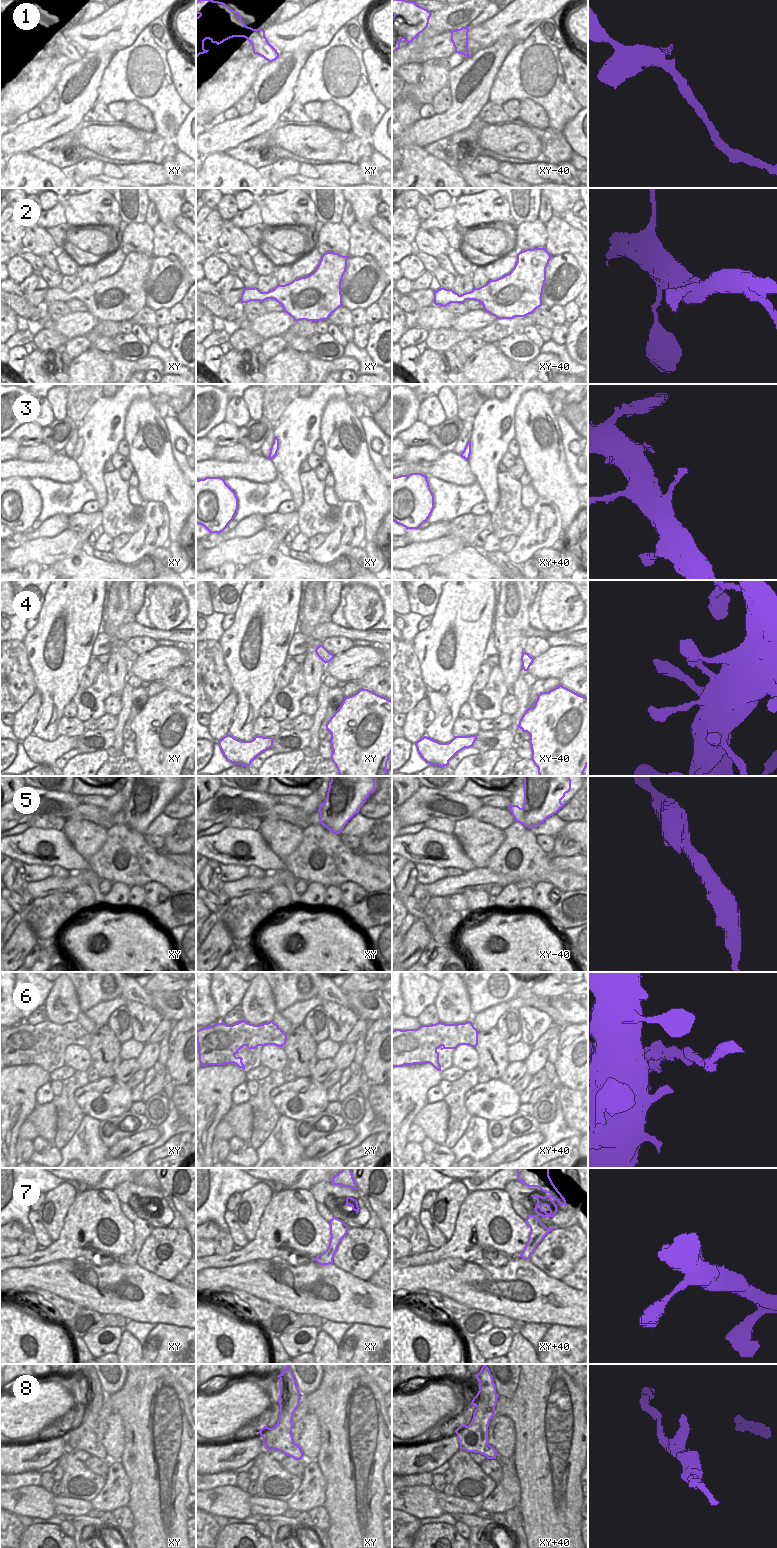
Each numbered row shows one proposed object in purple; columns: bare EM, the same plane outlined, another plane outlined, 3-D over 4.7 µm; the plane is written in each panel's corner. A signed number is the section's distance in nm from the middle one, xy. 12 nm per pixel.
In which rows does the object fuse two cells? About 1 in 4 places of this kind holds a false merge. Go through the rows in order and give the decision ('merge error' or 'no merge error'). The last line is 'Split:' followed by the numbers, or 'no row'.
1: no merge error
2: no merge error
3: no merge error
4: no merge error
5: no merge error
6: merge error
7: no merge error
8: no merge error
Split: 6

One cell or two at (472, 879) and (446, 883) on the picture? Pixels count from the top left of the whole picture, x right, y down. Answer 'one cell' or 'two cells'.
one cell

